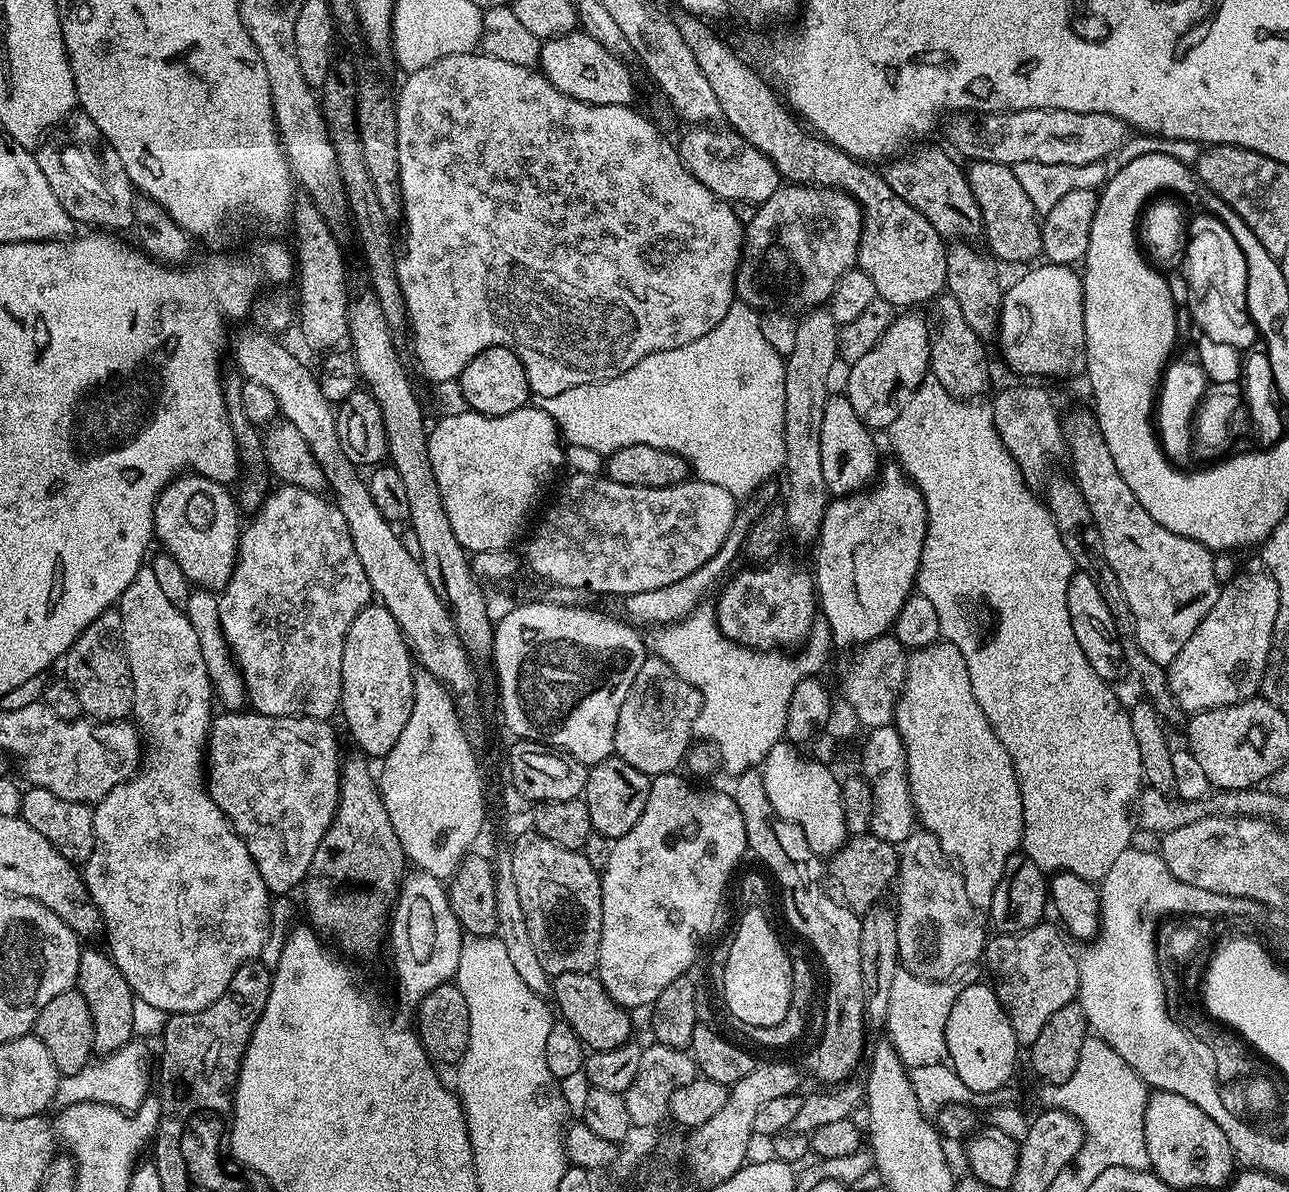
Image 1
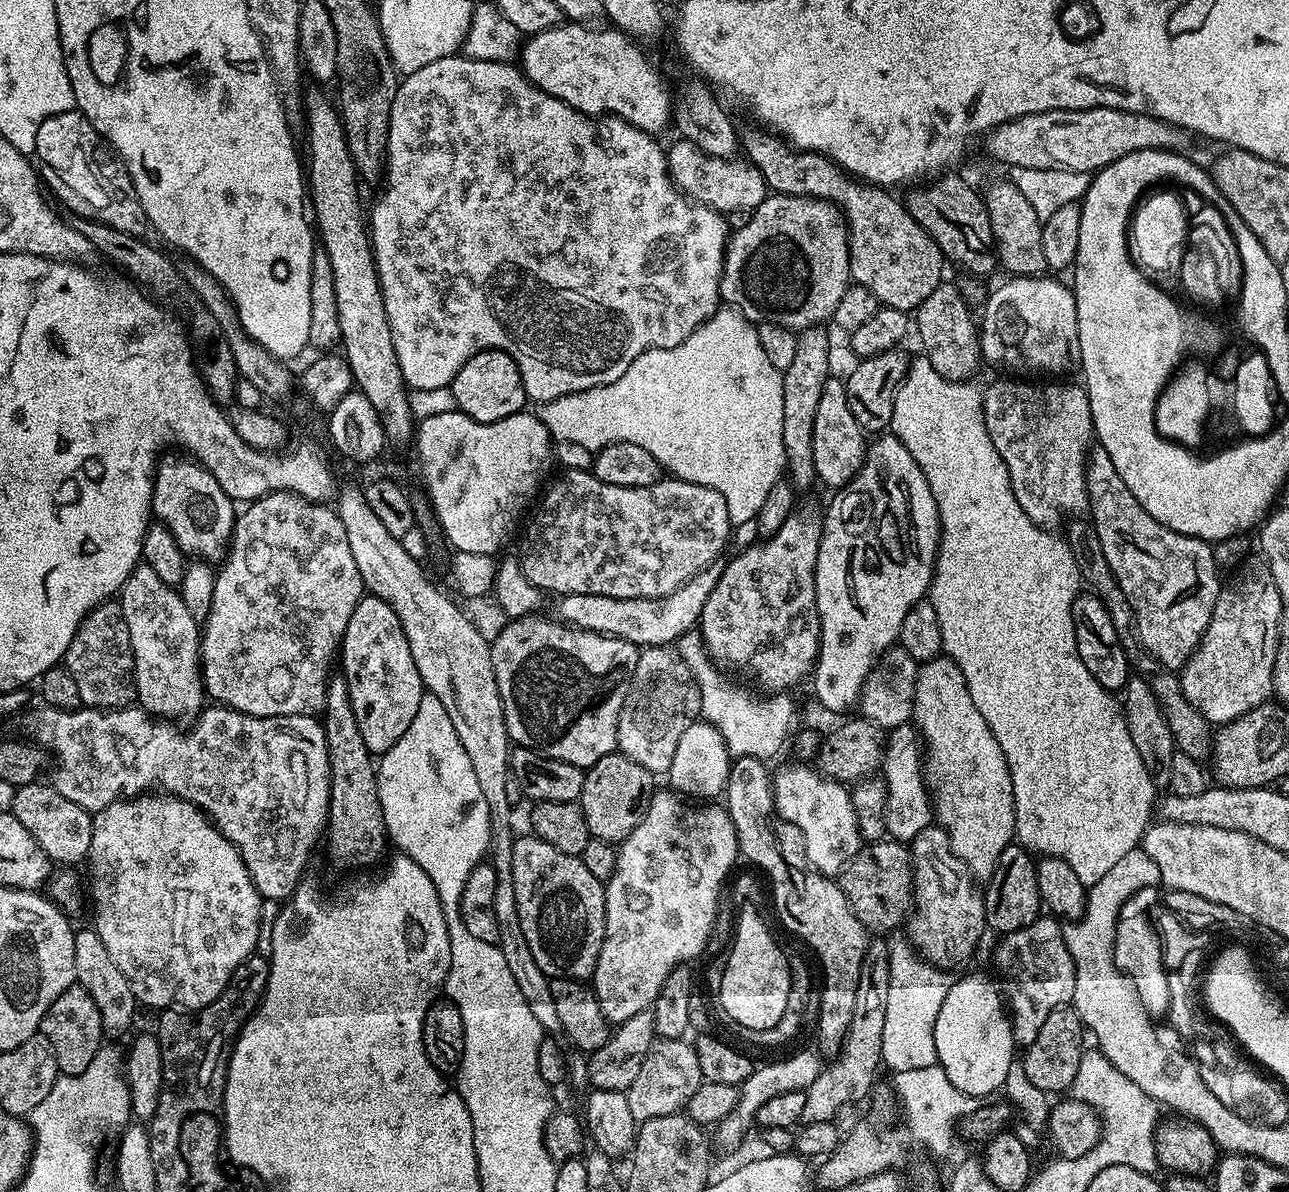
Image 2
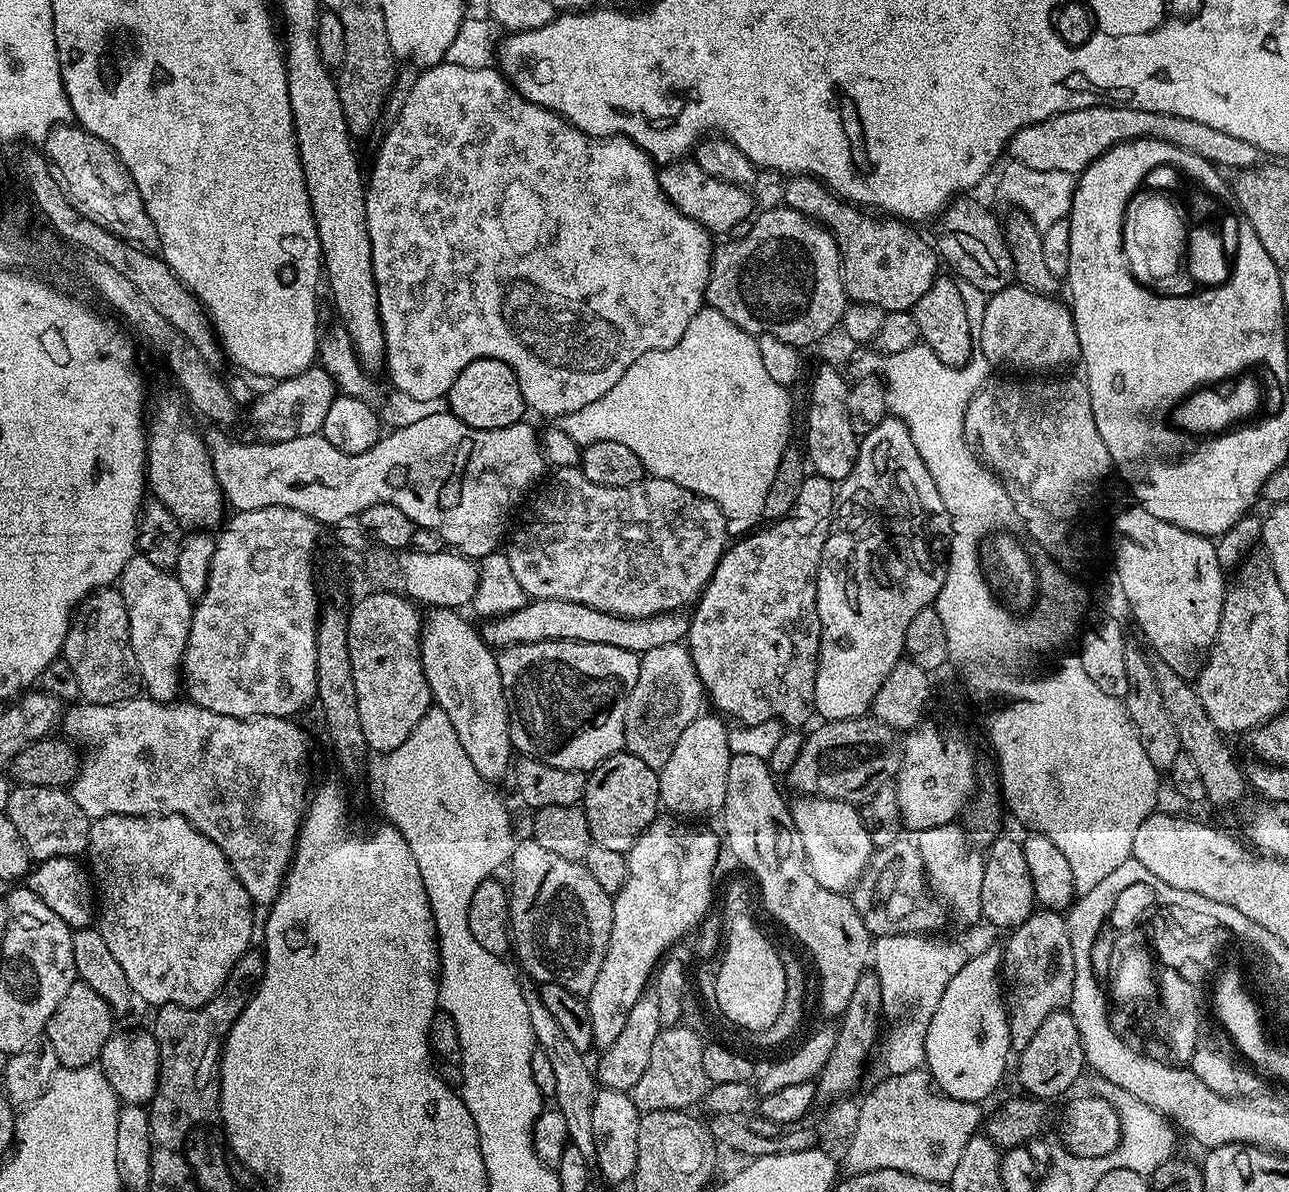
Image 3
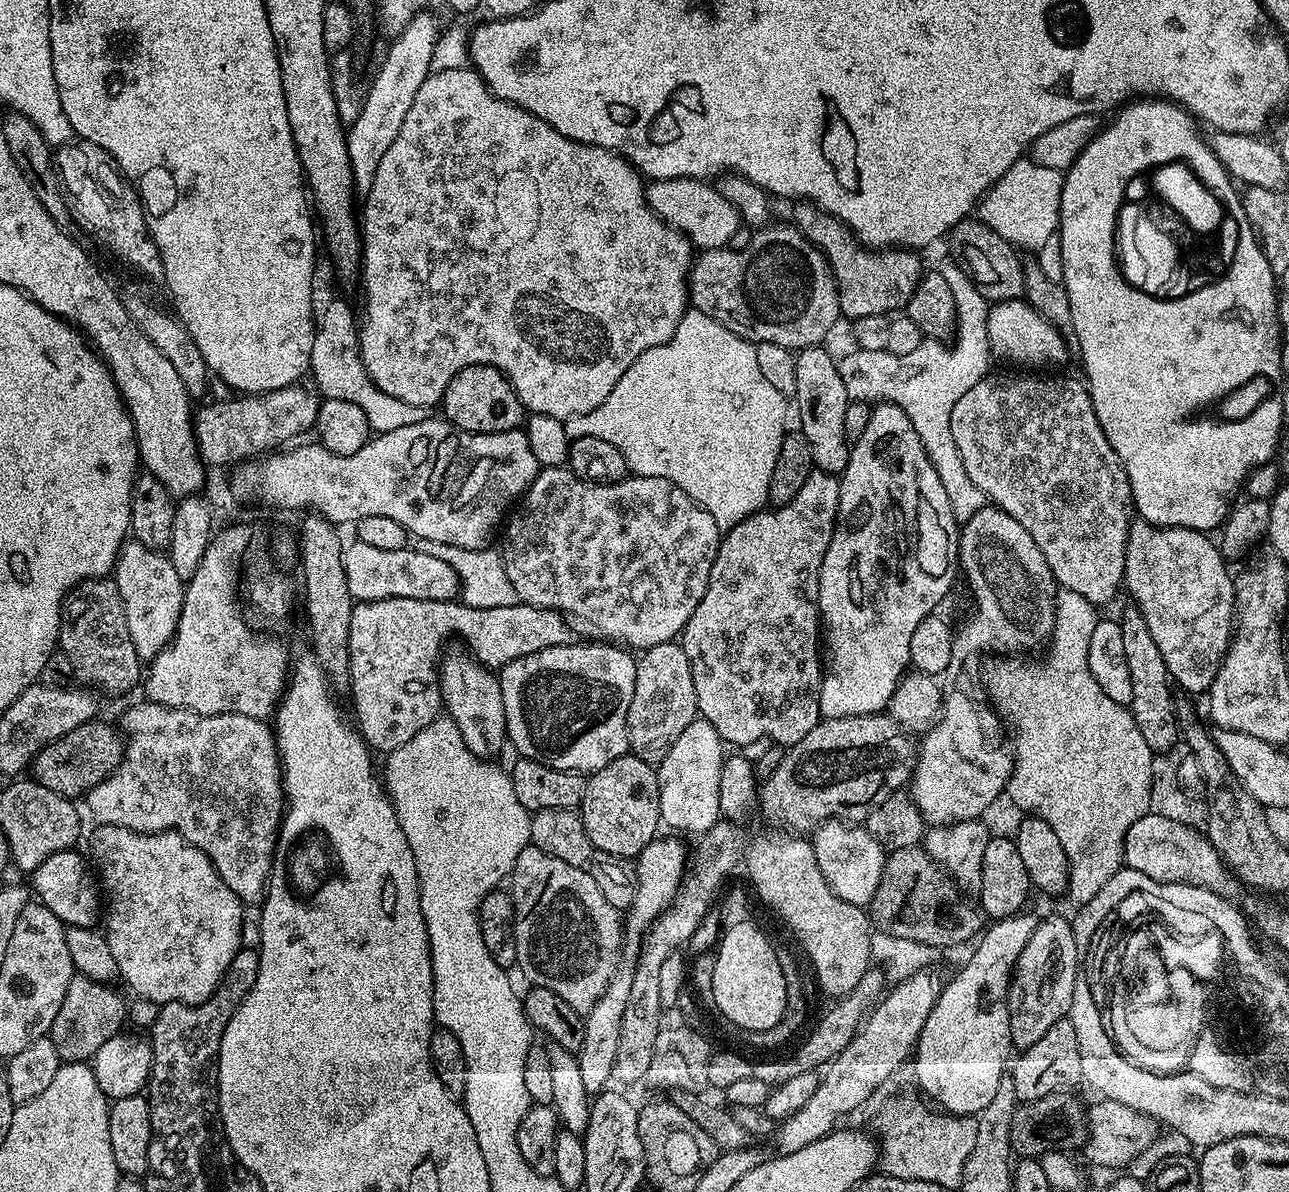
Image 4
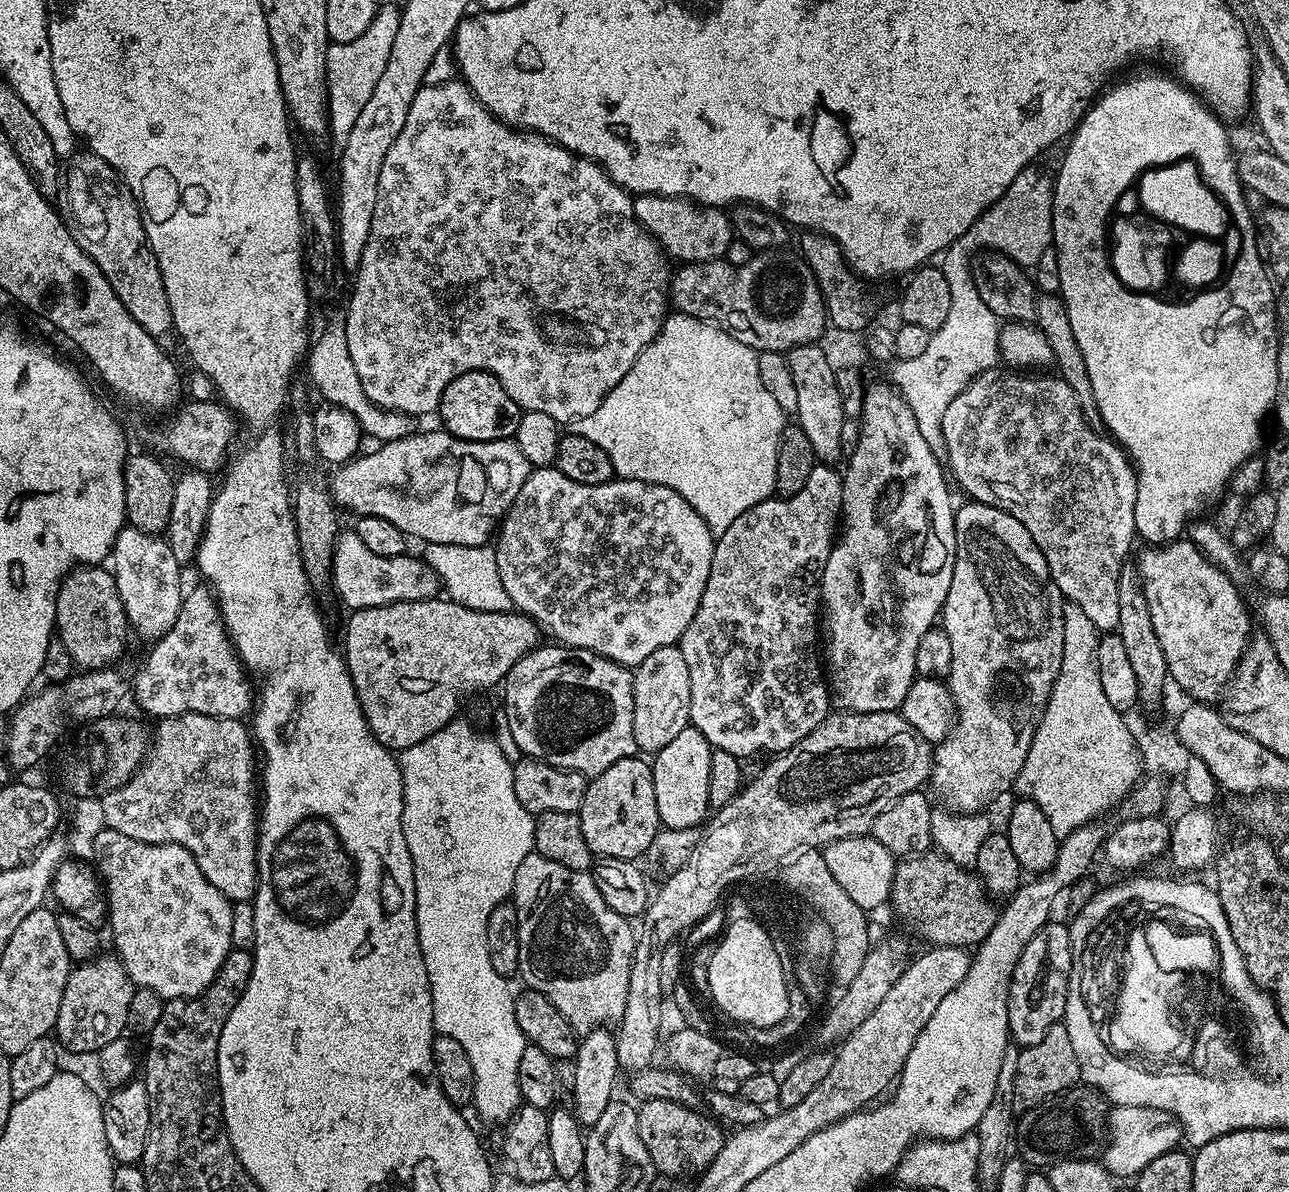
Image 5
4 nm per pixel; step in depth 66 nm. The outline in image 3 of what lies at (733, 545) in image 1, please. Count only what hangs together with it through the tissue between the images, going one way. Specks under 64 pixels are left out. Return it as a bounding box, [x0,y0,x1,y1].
[482,598,689,654]

